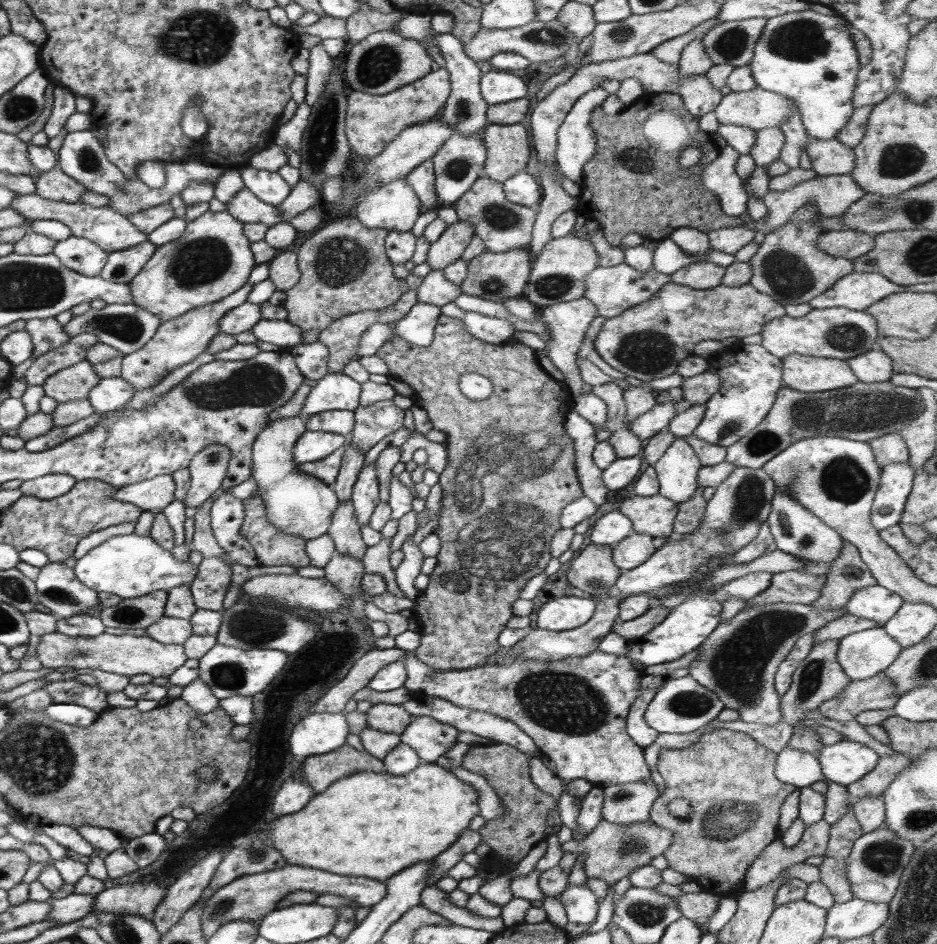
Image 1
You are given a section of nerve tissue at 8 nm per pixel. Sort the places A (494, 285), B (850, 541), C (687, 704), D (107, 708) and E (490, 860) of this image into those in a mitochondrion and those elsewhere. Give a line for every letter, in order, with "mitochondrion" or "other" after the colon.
A: mitochondrion
B: other
C: mitochondrion
D: other
E: other

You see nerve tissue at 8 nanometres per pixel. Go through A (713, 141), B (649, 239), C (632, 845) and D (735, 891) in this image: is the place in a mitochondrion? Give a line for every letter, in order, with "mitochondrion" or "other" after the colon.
A: other
B: other
C: mitochondrion
D: other

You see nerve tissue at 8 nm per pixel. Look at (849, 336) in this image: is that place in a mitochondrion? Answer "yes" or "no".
yes

